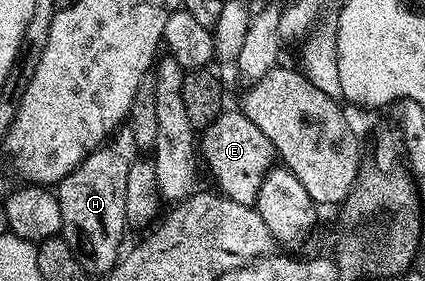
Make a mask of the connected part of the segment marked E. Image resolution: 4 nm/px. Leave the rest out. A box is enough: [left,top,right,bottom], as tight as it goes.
[199,109,275,207]

